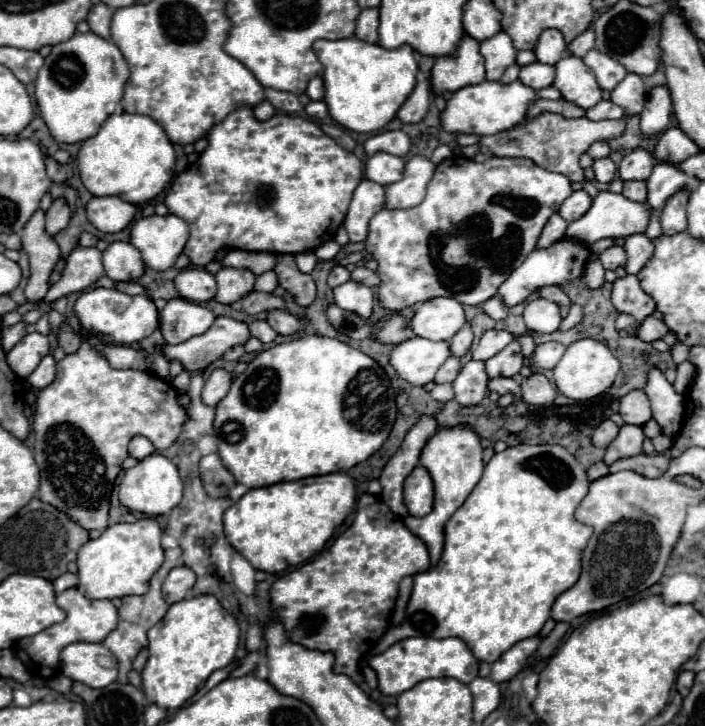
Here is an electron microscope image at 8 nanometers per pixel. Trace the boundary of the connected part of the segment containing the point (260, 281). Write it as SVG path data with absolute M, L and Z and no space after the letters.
M270 270L270 272L264 272L264 274L256 276L254 290L256 290L256 292L266 292L266 294L270 294L270 292L274 292L276 284L278 284L276 274L274 274L274 270Z

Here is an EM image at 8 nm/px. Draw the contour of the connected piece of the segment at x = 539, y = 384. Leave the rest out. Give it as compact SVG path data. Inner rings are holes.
M532 374L522 382L522 400L526 404L550 404L556 398L556 388L544 374Z

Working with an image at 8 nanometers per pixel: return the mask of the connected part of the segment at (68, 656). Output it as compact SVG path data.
M76 642L60 652L62 674L90 688L104 688L118 676L114 654L104 644Z

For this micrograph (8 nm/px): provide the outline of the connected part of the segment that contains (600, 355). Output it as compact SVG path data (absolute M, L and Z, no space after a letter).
M584 338L574 344L570 344L562 356L562 360L554 368L554 382L556 388L572 400L590 400L600 394L604 394L616 380L616 374L620 372L618 358L610 352L608 346L604 346L598 340Z

